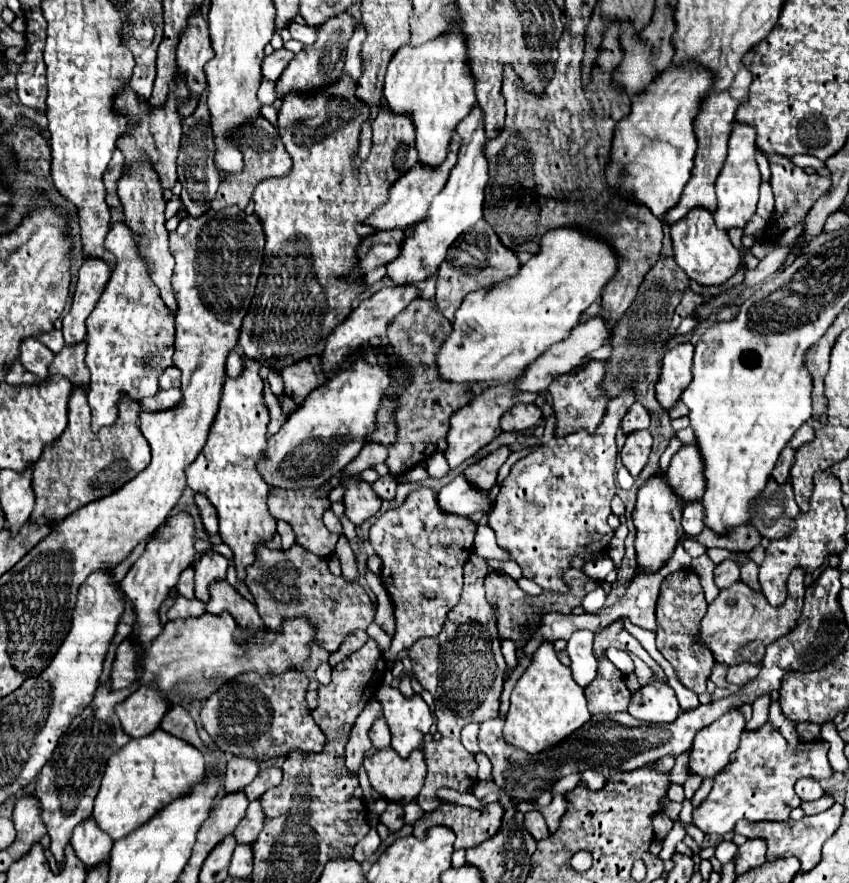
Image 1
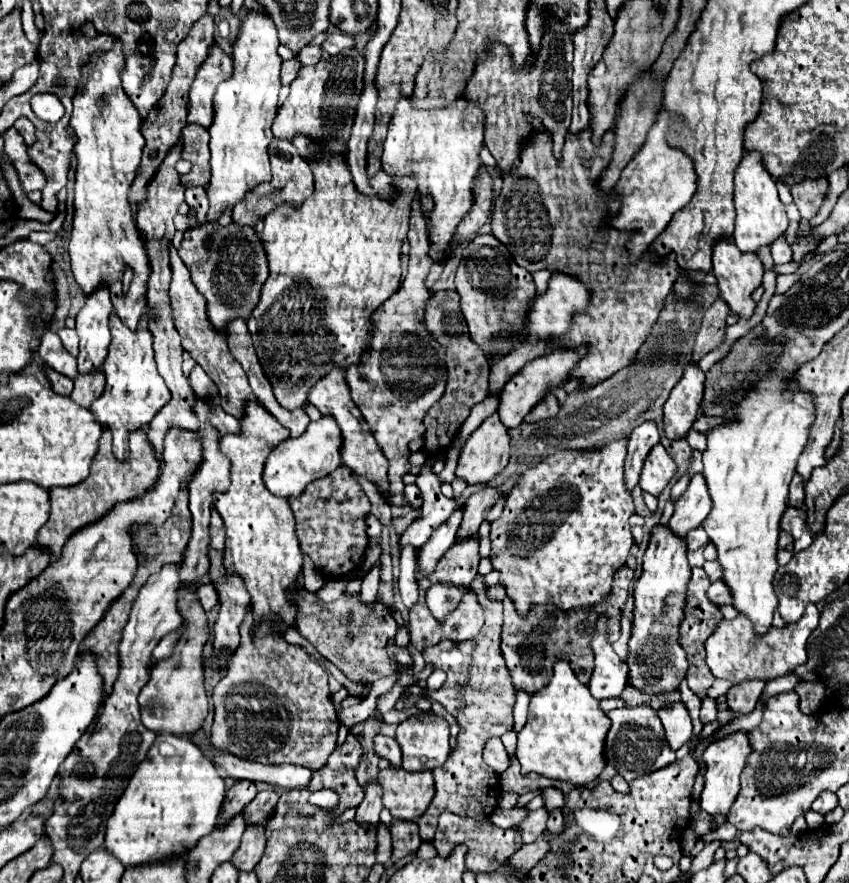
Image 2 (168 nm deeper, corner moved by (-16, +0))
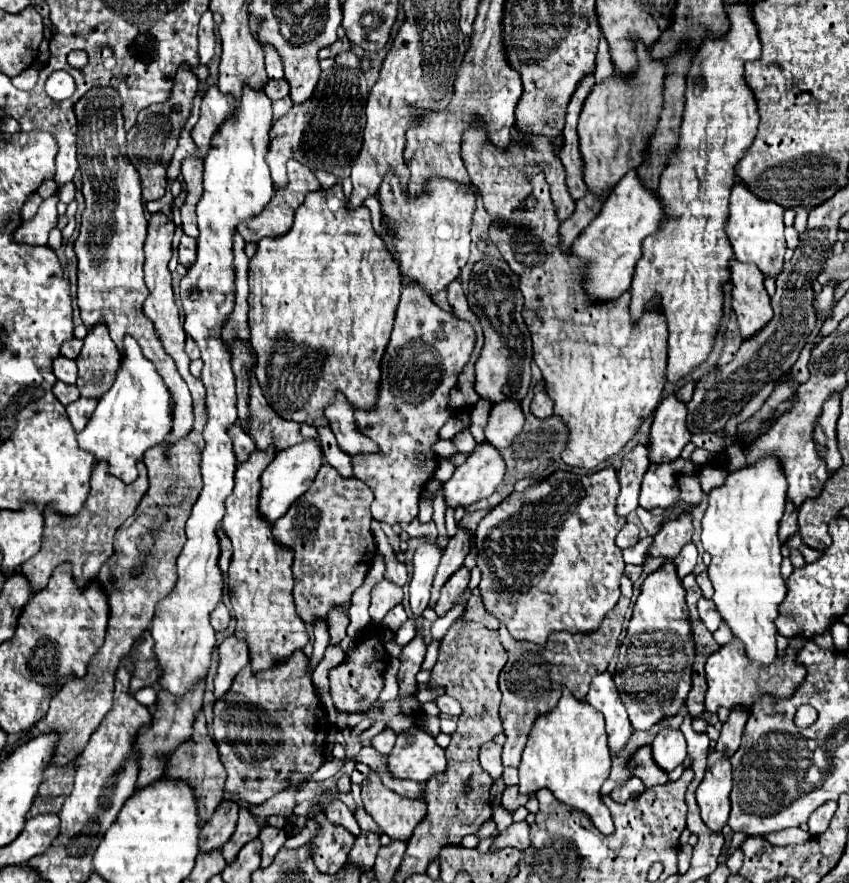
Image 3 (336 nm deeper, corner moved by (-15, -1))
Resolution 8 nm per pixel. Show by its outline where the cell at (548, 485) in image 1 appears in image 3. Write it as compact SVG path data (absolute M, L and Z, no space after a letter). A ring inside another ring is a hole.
M613 466L591 476L557 470L537 484L531 484L525 492L513 492L479 522L475 536L479 550L477 566L481 568L481 596L485 608L507 626L515 640L529 640L543 646L547 636L555 630L593 632L617 604L621 594L619 578L625 562L615 538L627 522L615 514L617 494L619 482Z

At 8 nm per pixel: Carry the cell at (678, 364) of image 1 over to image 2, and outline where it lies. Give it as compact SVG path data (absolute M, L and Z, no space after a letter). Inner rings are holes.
M688 365L684 377L664 403L664 433L670 441L684 439L698 419L698 407L704 395L704 377L704 371L696 365Z

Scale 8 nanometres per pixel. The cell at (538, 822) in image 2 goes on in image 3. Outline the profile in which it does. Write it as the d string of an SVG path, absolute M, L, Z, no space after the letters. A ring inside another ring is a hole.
M525 820L521 822L513 822L505 832L501 832L495 842L493 842L493 850L499 850L499 848L505 848L505 846L513 846L513 848L519 848L519 850L527 850L531 846L531 840L529 840L529 824Z

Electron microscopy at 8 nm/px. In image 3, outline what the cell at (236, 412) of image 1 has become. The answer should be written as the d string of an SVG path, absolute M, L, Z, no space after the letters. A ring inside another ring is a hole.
M269 446L267 450L255 450L249 454L249 458L241 464L237 464L237 472L235 472L235 490L233 494L227 498L225 502L225 516L223 516L223 530L229 536L231 544L233 544L233 556L231 556L231 564L227 570L227 584L229 584L229 598L231 598L231 606L233 612L237 616L239 622L239 634L243 634L243 638L247 640L249 646L249 656L251 656L251 668L253 672L265 670L269 666L273 666L275 662L291 656L295 650L301 650L307 642L309 642L309 634L305 630L305 622L295 614L295 604L293 604L293 550L275 542L271 530L273 524L267 522L261 512L259 512L259 492L261 492L261 482L259 476L261 472L269 466L269 462L275 458L277 450L275 446Z

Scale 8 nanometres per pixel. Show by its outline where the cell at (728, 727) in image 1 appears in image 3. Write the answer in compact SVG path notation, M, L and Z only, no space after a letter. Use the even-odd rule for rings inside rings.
M717 750L709 754L707 772L703 782L697 788L697 804L701 808L703 822L719 832L729 818L729 792L733 786L731 776L731 760L727 754L719 754Z

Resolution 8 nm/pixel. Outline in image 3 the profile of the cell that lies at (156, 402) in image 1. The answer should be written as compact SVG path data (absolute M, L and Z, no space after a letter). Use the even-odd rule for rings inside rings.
M237 424L237 426L231 426L229 430L229 438L233 440L233 450L237 454L237 460L245 460L253 450L255 450L255 444L251 442L251 438L247 434L243 434L243 428Z

